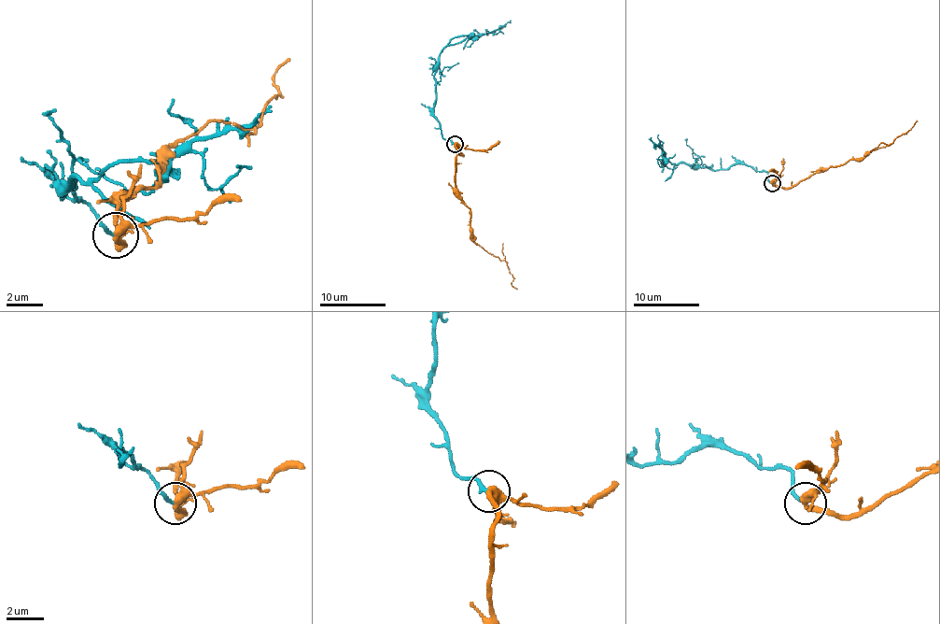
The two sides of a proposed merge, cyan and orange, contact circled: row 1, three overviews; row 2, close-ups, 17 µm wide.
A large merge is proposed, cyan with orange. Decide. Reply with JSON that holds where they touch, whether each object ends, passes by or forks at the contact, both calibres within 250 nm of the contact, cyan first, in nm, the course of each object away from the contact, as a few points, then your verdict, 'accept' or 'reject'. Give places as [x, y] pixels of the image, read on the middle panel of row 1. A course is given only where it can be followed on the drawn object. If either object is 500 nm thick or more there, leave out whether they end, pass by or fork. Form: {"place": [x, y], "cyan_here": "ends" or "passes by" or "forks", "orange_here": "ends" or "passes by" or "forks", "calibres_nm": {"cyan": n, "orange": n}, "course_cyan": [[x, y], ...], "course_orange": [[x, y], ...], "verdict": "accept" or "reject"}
{"place": [455, 144], "cyan_here": "ends", "orange_here": "forks", "calibres_nm": {"cyan": 200, "orange": 320}, "course_cyan": [[454, 144], [441, 136], [434, 115], [434, 78], [439, 53], [455, 37], [490, 34], [512, 21]], "course_orange": [[455, 144], [455, 186], [456, 195], [470, 210], [470, 236], [503, 260], [512, 276], [512, 285], [518, 288]], "verdict": "reject"}

